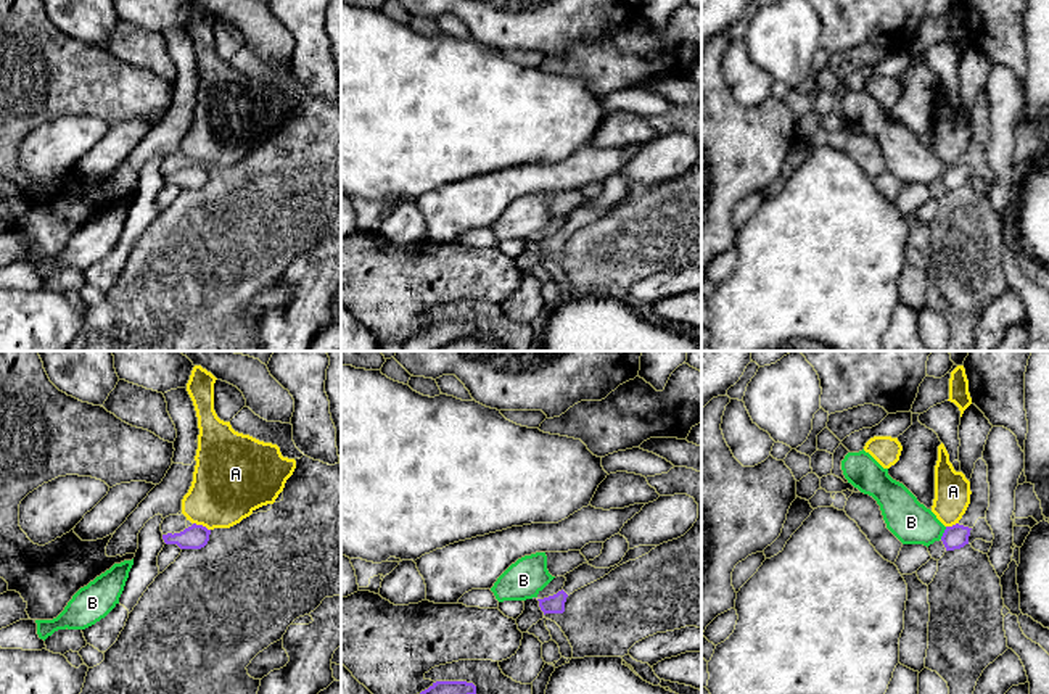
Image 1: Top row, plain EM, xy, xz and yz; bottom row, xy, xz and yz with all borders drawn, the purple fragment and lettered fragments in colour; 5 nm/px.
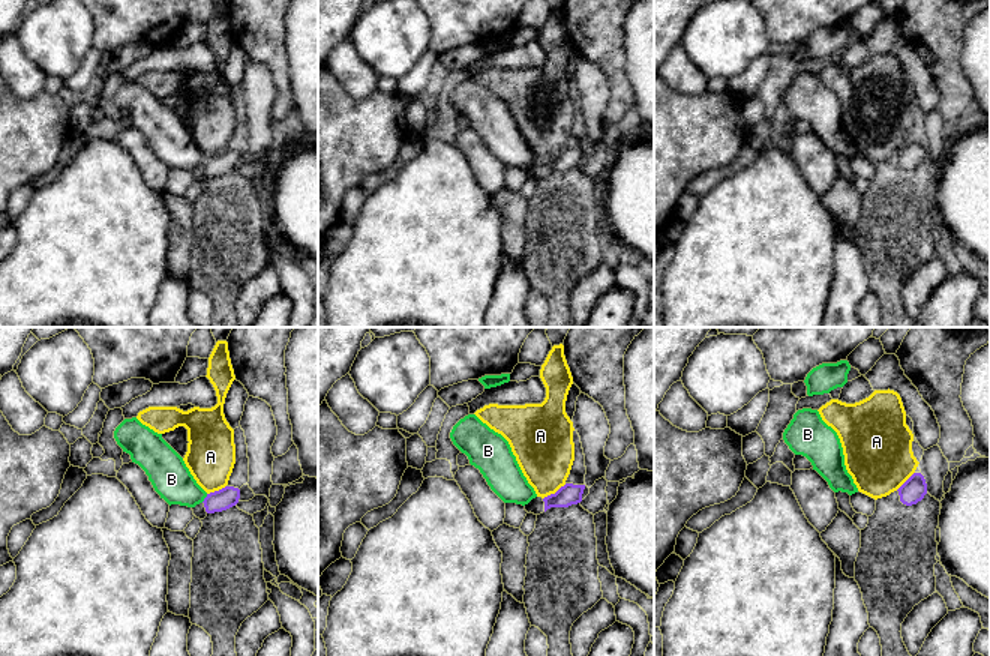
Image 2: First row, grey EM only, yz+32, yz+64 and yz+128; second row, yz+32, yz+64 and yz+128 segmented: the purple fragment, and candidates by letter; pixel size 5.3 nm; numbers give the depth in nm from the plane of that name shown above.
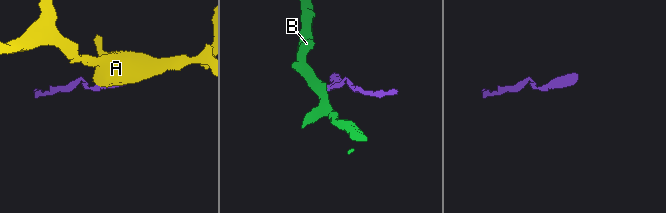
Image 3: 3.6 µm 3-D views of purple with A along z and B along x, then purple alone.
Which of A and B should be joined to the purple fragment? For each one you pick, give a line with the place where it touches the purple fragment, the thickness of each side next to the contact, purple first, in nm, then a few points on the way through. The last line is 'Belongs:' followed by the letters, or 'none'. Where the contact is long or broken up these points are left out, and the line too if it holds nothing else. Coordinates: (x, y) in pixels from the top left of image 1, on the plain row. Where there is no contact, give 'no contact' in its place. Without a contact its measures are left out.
Belongs: none

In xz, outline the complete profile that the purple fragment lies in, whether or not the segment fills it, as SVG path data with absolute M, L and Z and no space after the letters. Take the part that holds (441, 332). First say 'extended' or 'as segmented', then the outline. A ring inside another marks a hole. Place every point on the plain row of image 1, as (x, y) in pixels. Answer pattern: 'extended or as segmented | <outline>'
as segmented | M436 320L402 345L402 351L436 351L457 337L476 335L476 325L467 320Z

